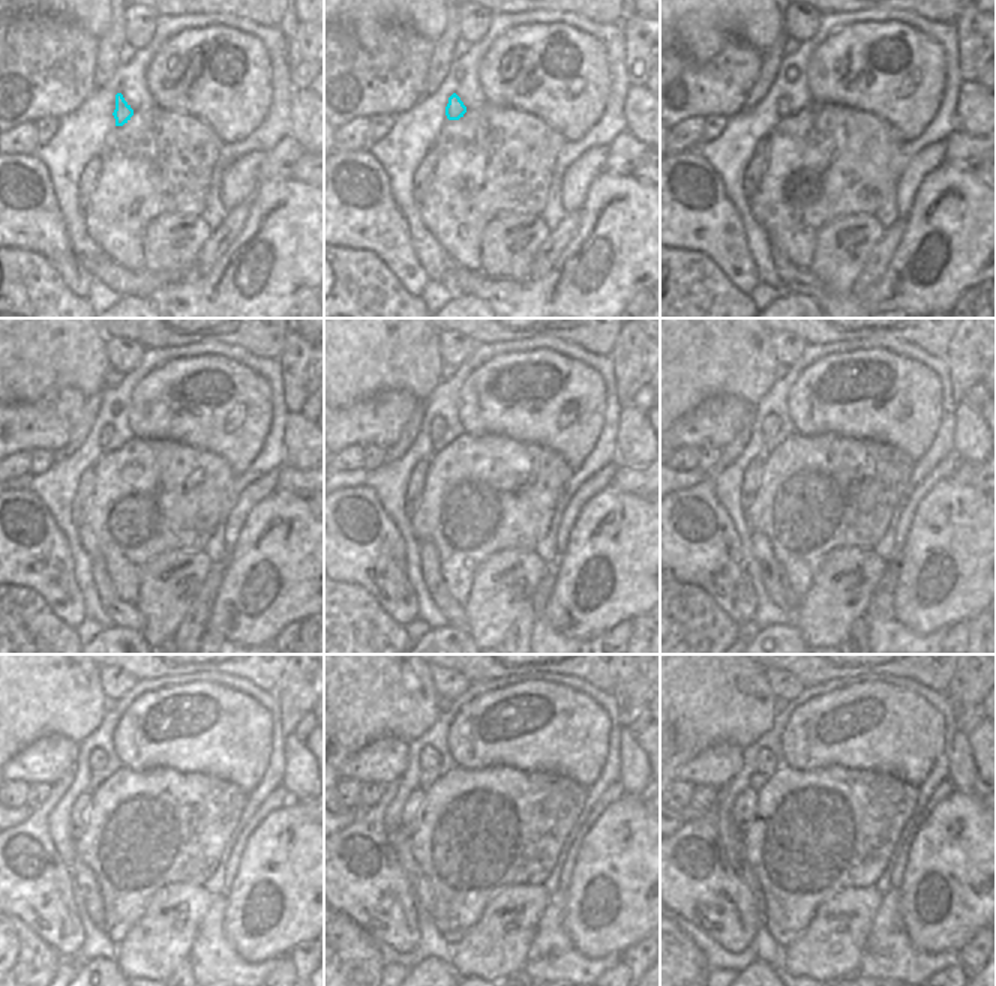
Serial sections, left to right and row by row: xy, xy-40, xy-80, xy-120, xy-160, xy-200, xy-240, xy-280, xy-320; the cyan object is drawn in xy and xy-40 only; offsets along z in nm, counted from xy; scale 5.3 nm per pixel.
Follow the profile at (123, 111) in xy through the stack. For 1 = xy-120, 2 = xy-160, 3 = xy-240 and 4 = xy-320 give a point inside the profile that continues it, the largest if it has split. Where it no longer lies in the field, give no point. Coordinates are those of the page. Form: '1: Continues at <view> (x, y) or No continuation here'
1: Continues at xy-120 (107, 432)
2: Continues at xy-160 (438, 428)
3: Continues at xy-240 (96, 758)
4: Continues at xy-320 (764, 760)

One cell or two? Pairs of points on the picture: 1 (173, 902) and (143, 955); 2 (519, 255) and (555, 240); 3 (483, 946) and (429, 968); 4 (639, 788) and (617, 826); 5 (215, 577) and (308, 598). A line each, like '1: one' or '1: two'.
1: one
2: two
3: two
4: two
5: two

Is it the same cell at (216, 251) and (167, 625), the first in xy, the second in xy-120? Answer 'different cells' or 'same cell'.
different cells

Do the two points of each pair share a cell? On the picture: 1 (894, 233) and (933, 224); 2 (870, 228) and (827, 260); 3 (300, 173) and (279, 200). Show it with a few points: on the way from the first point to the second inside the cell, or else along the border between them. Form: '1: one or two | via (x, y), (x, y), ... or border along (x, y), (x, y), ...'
1: two | border along (905, 219), (902, 240), (890, 261)
2: one | via (860, 234), (837, 254)
3: two | border along (293, 179), (308, 183)

